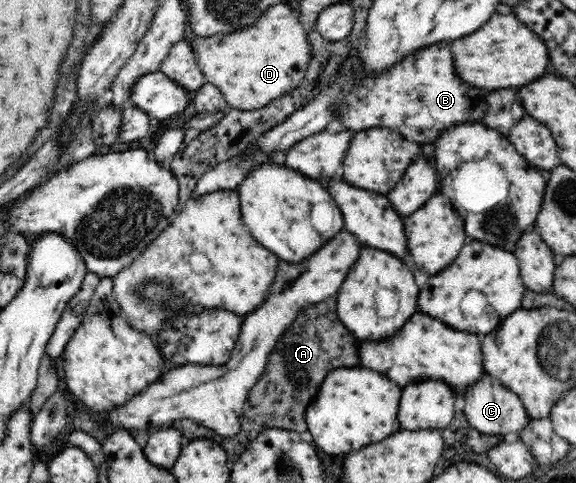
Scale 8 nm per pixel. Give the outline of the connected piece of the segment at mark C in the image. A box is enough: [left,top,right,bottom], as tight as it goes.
[463,373,532,438]

